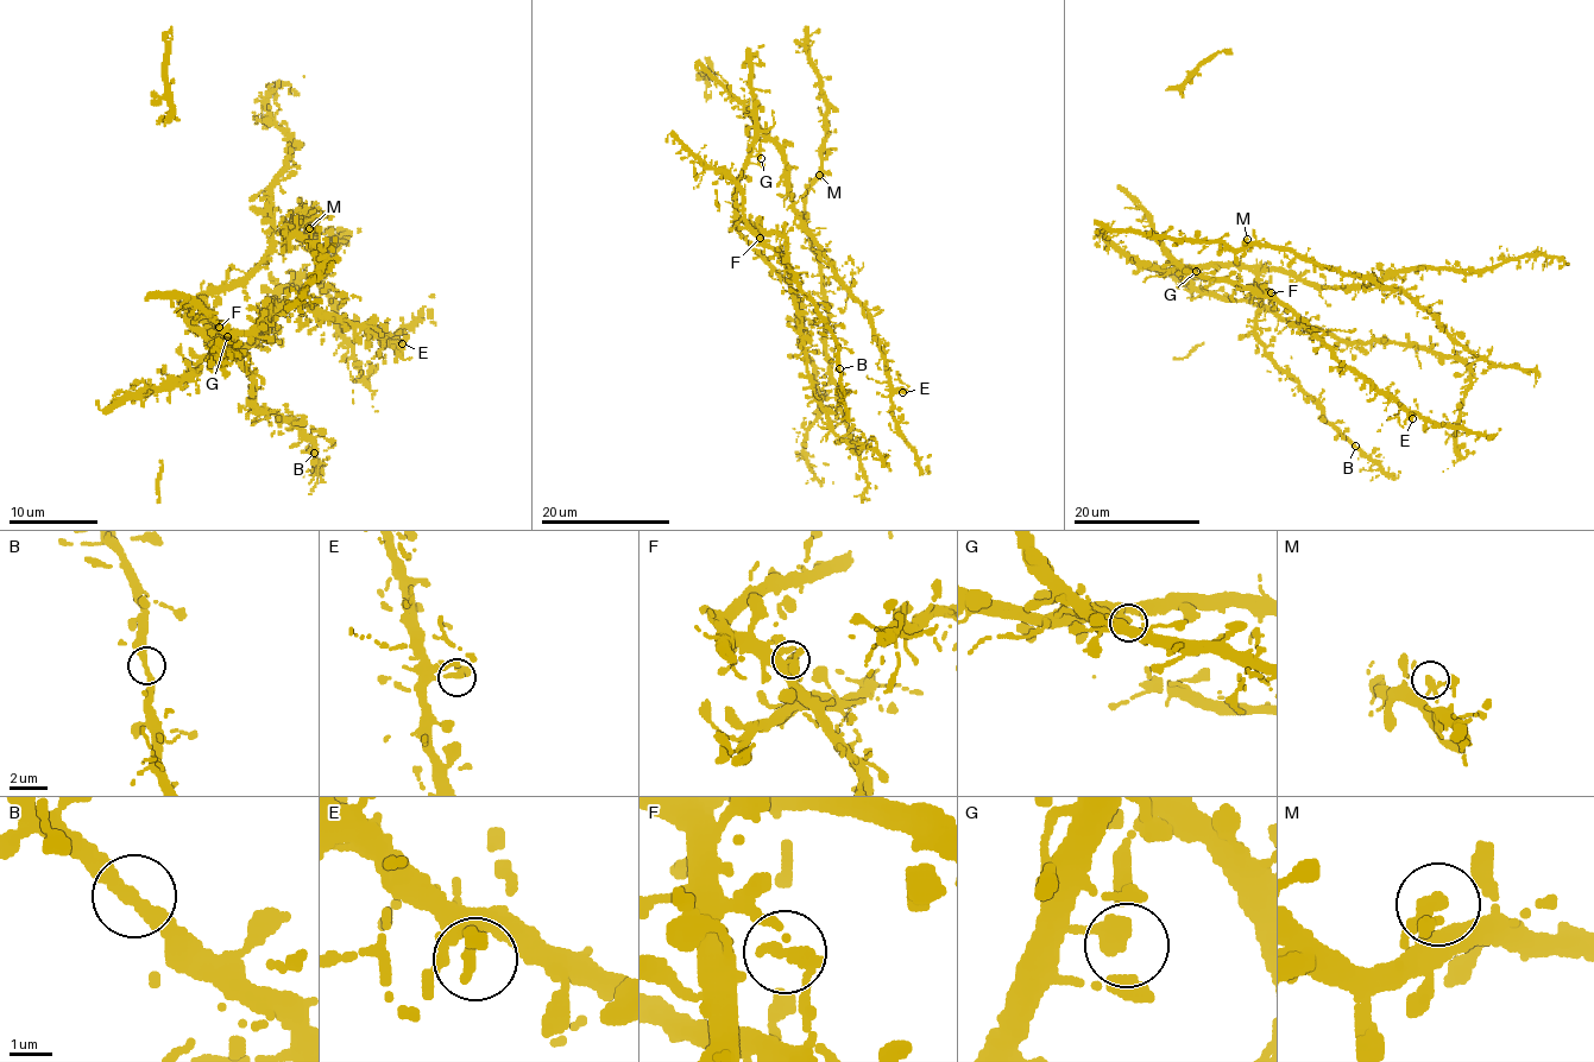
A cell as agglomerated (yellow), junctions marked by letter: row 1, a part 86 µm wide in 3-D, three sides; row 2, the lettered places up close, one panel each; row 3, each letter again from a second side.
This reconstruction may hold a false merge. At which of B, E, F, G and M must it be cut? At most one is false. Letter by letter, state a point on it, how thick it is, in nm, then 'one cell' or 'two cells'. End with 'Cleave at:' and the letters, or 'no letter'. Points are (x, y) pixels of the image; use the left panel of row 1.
B: place (314, 453); calibre 320 nm; one cell
E: place (402, 343); calibre 280 nm; one cell
F: place (219, 327); calibre 320 nm; one cell
G: place (227, 336); calibre 320 nm; one cell
M: place (309, 228); calibre 300 nm; one cell
Cleave at: no letter

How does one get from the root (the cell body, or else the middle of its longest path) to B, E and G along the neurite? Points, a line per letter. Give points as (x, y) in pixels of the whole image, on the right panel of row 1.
B: (1334, 334), (1284, 322), (1274, 309), (1274, 295), (1265, 295), (1255, 337), (1355, 446)
E: (1334, 334), (1284, 322), (1251, 270), (1182, 265), (1274, 296), (1412, 418)
G: (1334, 334), (1284, 322), (1274, 309), (1274, 295), (1262, 295), (1251, 270), (1213, 265), (1195, 266), (1196, 271)

